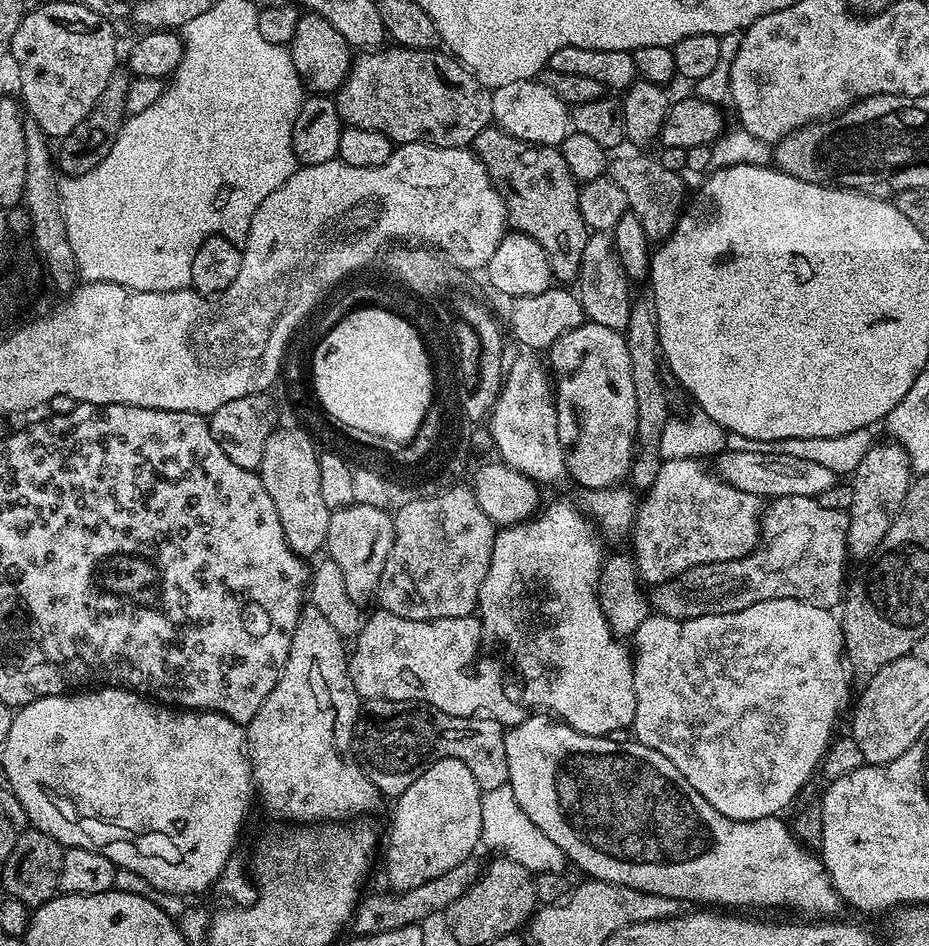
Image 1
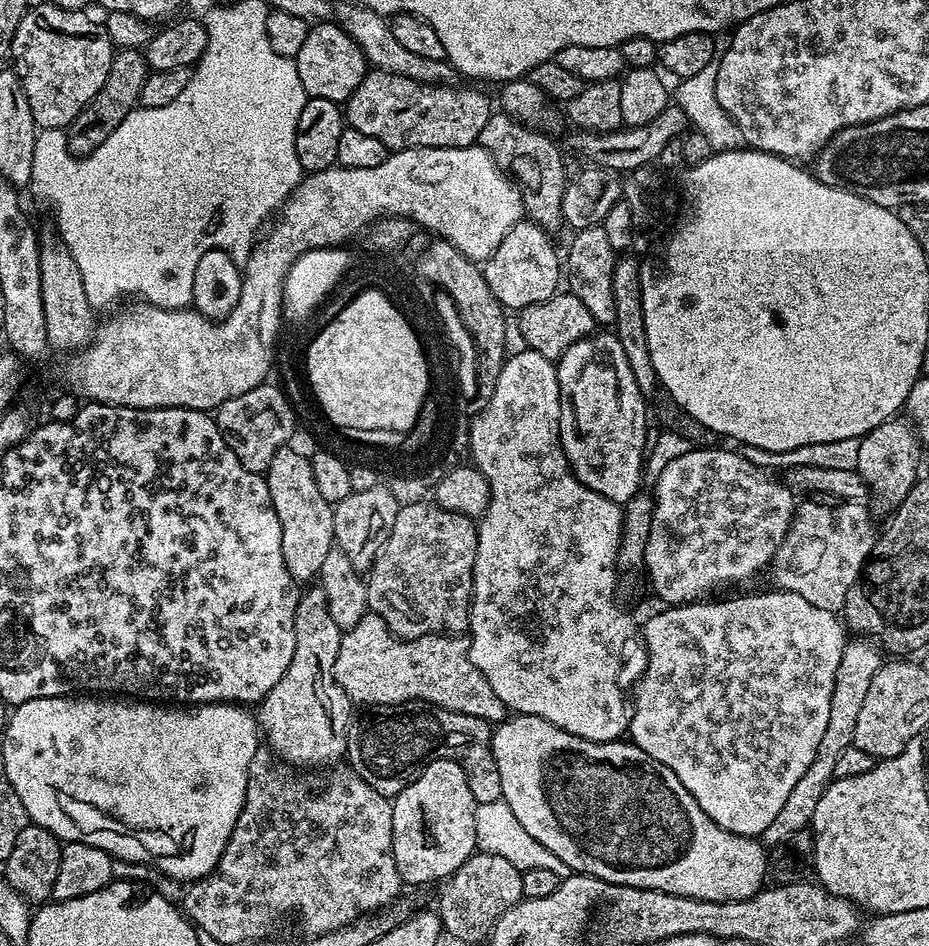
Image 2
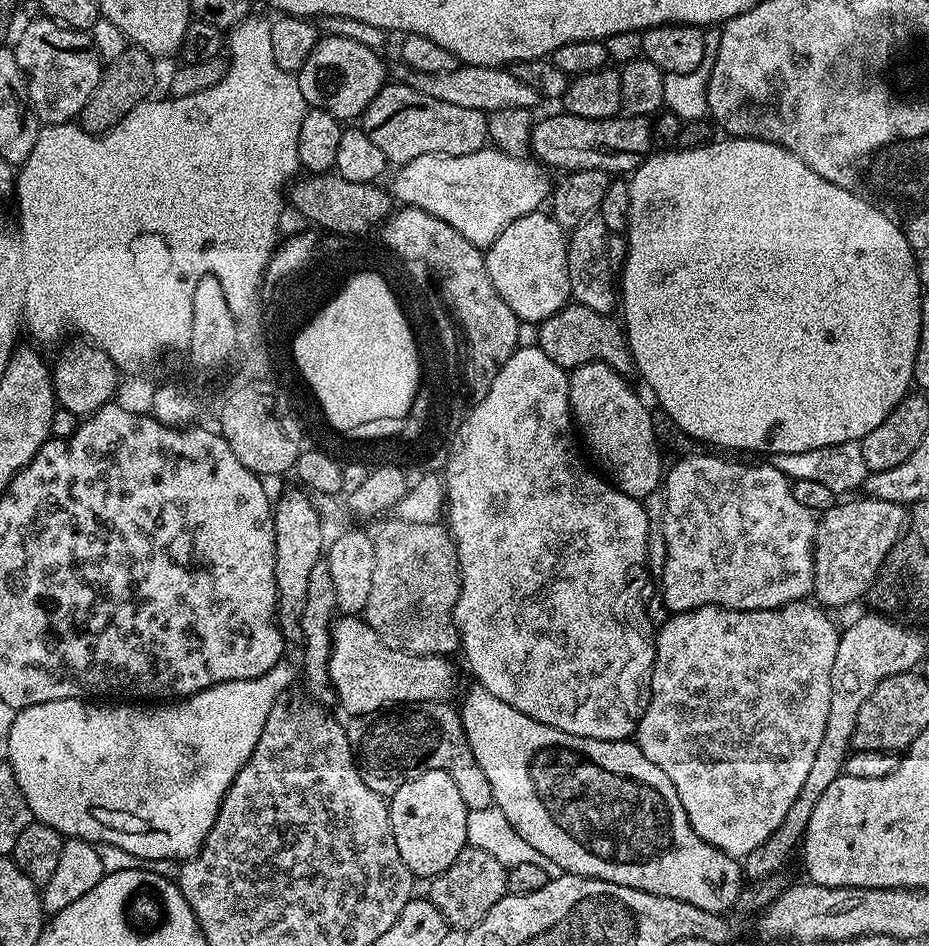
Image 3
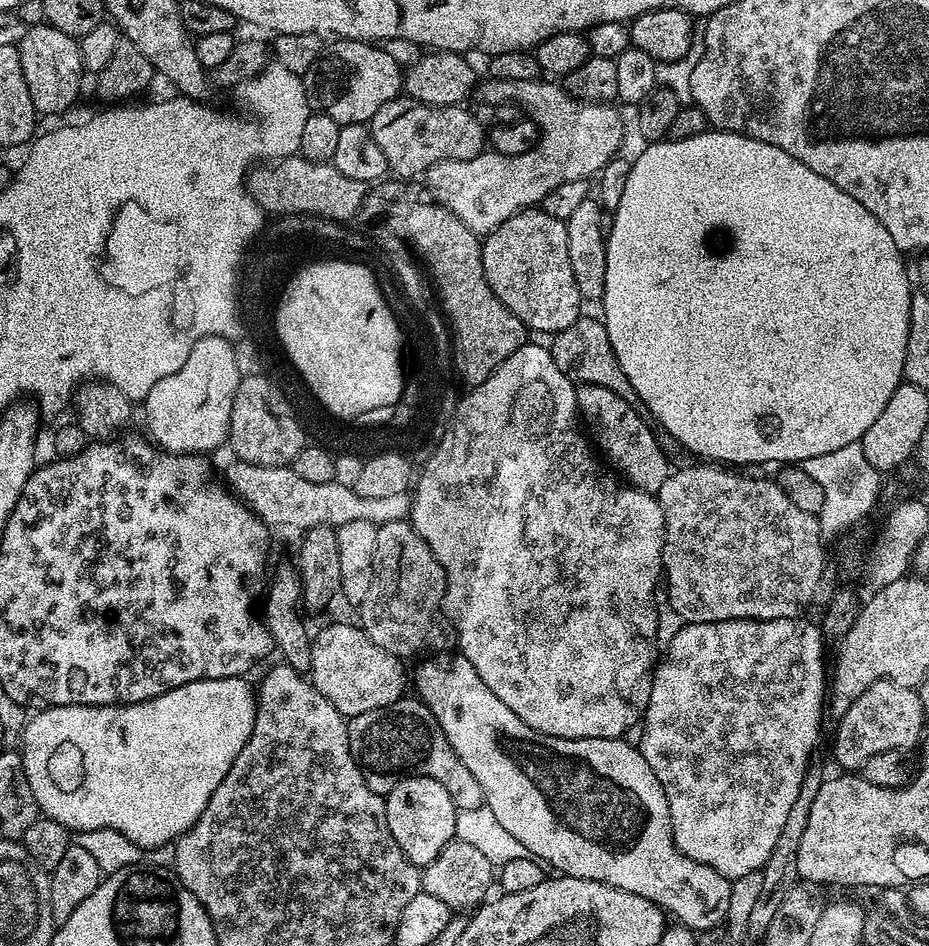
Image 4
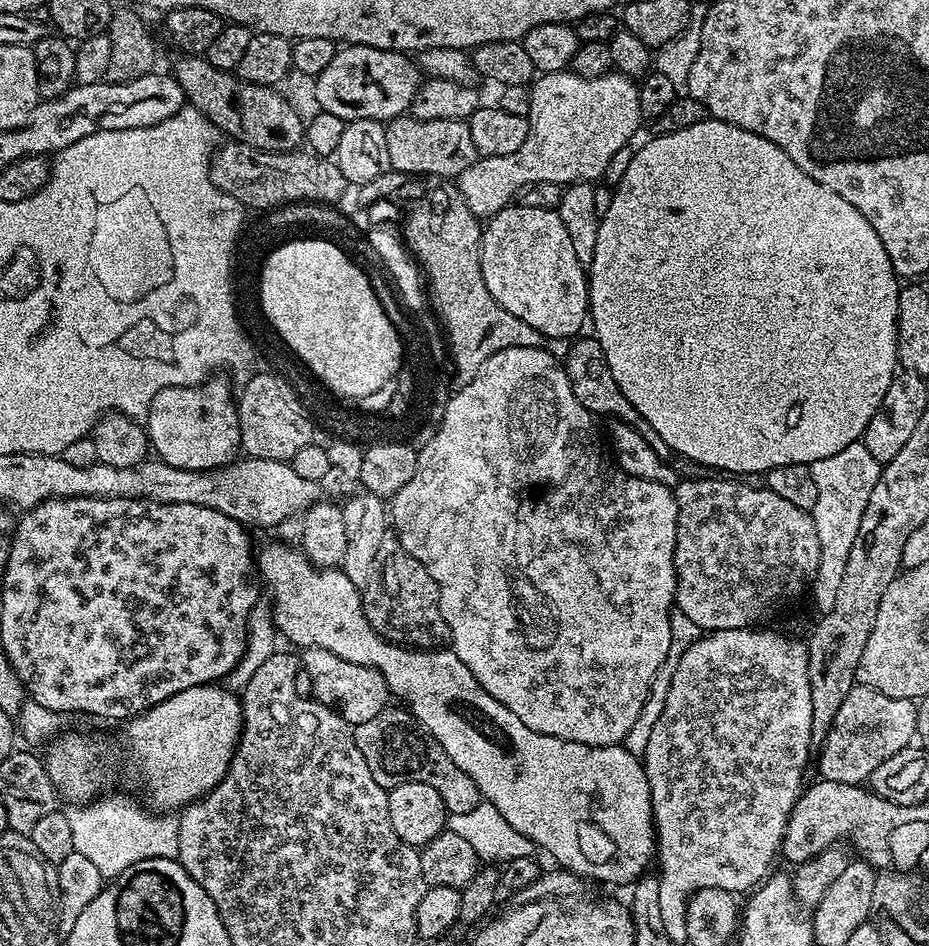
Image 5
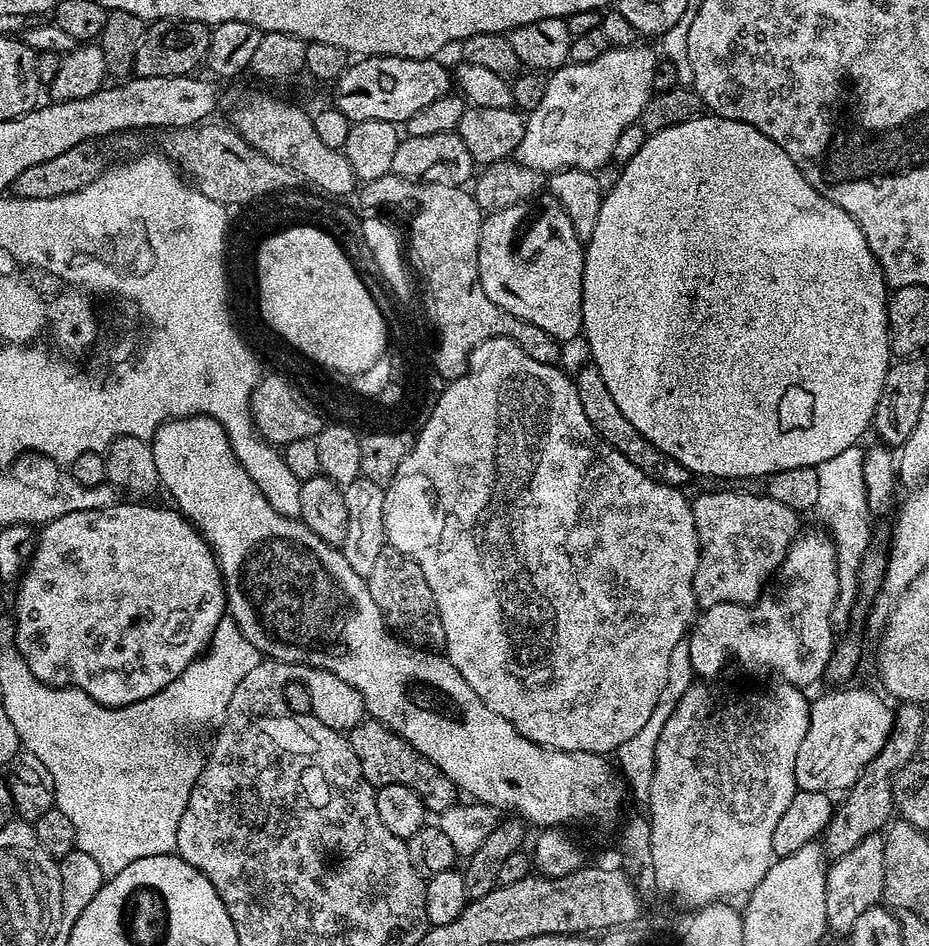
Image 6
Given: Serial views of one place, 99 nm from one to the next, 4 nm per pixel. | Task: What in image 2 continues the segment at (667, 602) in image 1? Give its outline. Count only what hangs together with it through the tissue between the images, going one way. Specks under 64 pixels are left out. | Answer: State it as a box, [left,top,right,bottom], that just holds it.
[770,502,878,613]

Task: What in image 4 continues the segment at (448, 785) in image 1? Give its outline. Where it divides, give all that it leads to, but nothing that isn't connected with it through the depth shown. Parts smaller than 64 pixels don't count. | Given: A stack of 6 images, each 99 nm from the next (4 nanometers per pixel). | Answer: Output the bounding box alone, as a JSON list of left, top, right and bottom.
[384,776,456,866]

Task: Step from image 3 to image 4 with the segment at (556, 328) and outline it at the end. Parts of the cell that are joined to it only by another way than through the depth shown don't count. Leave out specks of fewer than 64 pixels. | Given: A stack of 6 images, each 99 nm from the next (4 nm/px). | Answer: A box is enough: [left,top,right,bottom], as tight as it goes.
[550,314,641,407]

